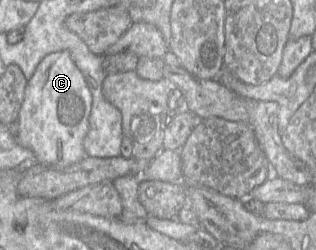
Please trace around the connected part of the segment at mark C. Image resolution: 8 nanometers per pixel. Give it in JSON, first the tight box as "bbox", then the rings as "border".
{"bbox":[18,51,92,166],"border":[[[68,51],[47,54],[27,81],[18,116],[18,143],[33,152],[38,164],[68,166],[87,156],[83,140],[89,129],[92,95]]]}

